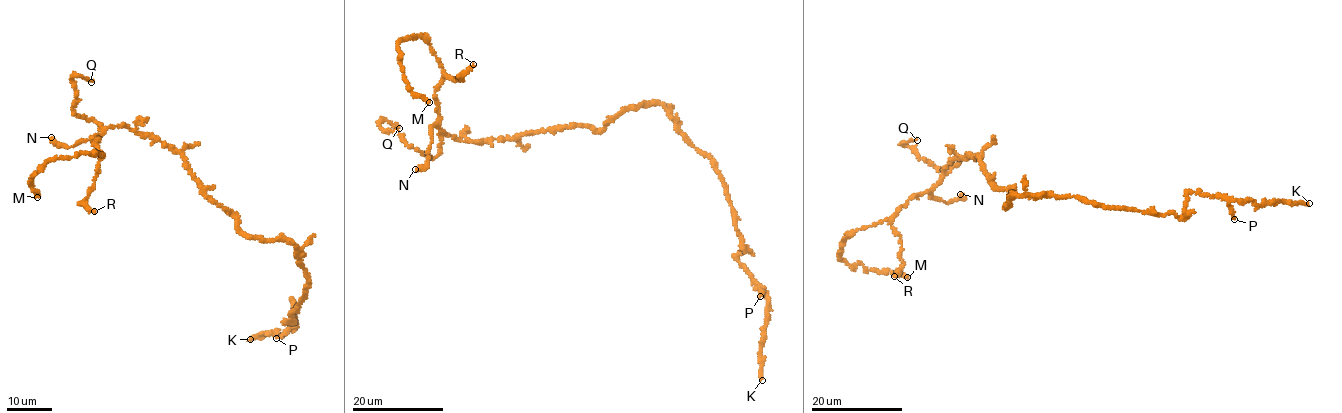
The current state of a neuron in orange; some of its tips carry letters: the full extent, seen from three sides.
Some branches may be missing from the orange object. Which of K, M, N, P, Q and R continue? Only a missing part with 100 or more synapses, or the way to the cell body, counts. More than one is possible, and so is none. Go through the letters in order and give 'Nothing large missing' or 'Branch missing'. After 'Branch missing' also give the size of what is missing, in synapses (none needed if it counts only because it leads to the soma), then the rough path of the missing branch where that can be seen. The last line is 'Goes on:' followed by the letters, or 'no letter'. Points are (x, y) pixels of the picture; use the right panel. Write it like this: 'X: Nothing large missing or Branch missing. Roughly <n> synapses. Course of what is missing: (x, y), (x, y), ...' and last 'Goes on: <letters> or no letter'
K: Branch missing. Roughly 180 synapses
M: Nothing large missing
N: Nothing large missing
P: Nothing large missing
Q: Nothing large missing
R: Nothing large missing
Goes on: K

